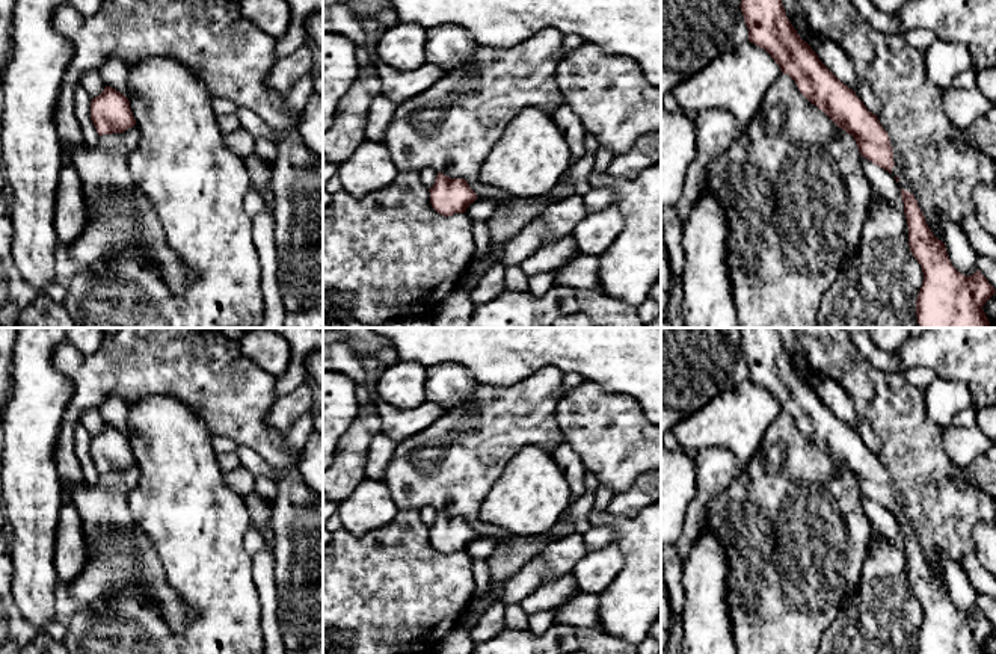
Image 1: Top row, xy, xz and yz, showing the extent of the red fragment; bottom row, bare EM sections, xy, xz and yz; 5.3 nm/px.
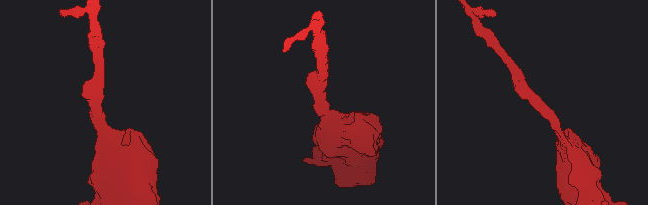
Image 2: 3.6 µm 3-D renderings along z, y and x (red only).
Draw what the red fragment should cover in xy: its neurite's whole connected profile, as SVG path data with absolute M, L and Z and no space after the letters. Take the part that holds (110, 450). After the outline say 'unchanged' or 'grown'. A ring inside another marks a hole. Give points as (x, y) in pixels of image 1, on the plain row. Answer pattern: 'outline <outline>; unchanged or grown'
outline M110 424L92 437L91 458L100 474L124 471L136 464L128 437Z; unchanged

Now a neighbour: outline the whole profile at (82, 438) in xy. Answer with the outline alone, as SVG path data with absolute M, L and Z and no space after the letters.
M77 423L74 429L75 455L81 464L85 482L94 486L98 482L100 473L91 458L91 440L92 437L86 427L81 423Z

